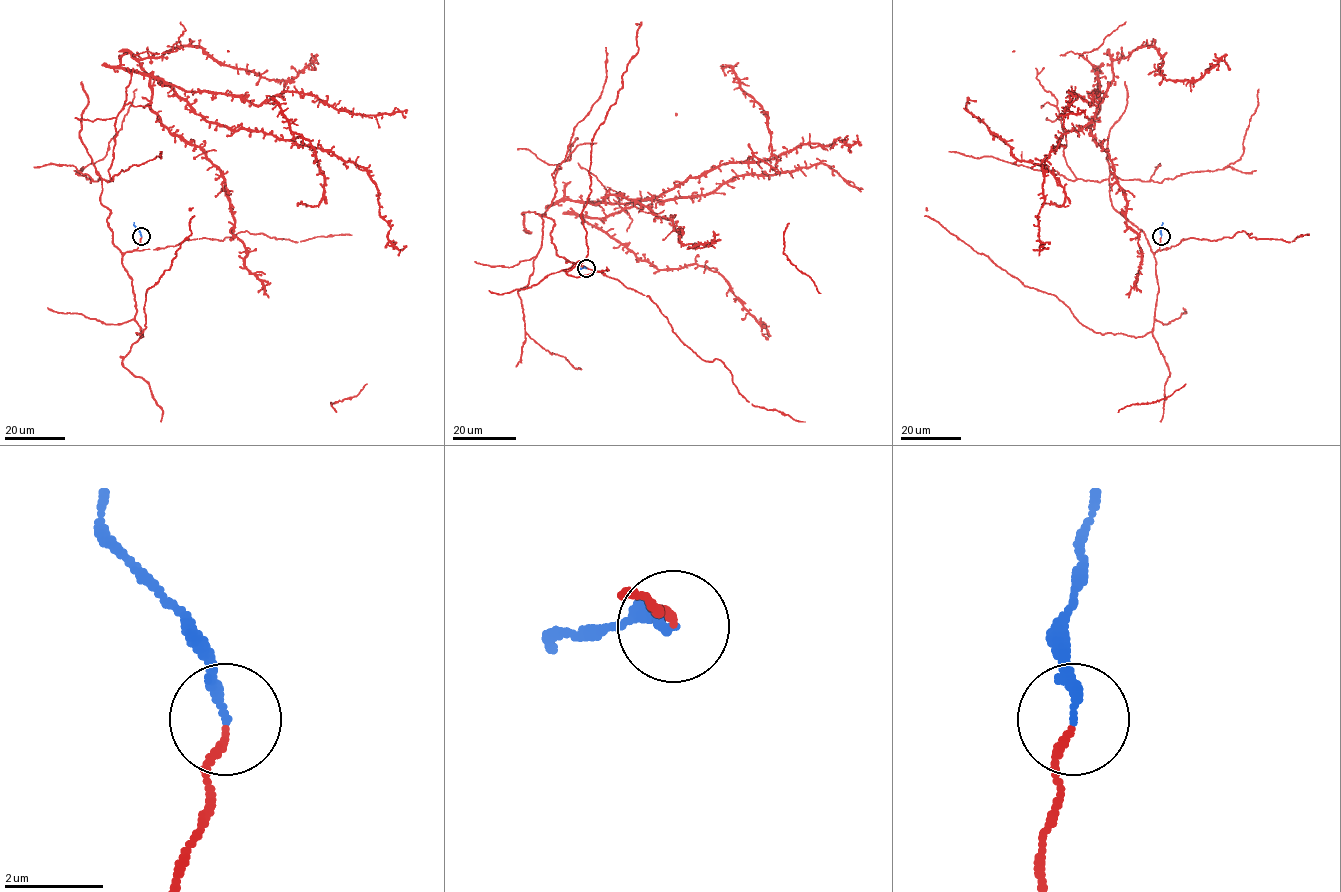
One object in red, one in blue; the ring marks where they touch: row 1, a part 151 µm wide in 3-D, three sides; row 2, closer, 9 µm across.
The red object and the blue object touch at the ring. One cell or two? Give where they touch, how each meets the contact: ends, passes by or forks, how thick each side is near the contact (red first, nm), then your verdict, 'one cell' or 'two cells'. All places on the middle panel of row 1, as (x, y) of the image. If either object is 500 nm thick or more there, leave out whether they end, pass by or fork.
place (586, 268); red ends; blue ends; calibres 140 and 190 nm; one cell

